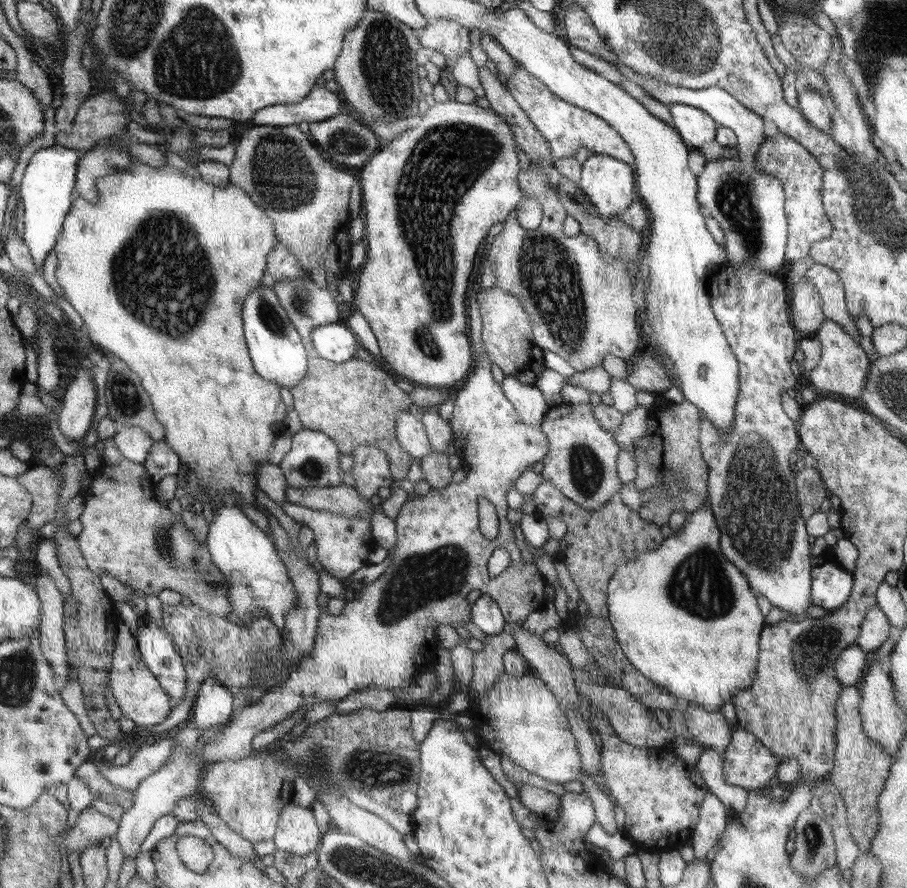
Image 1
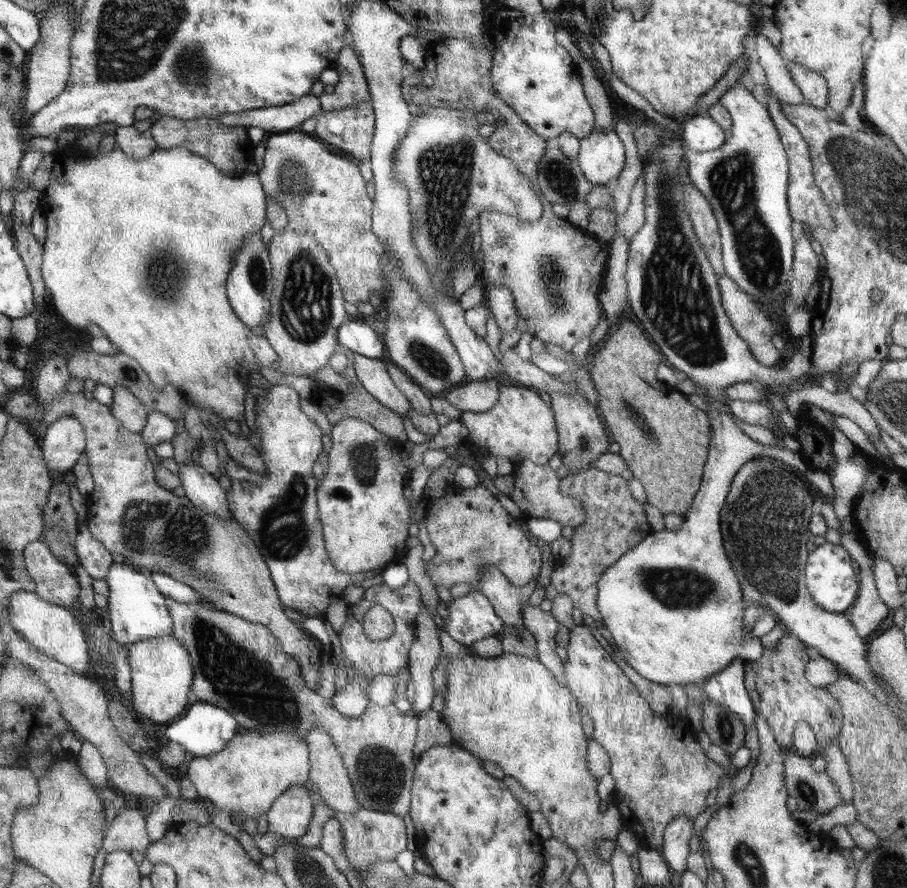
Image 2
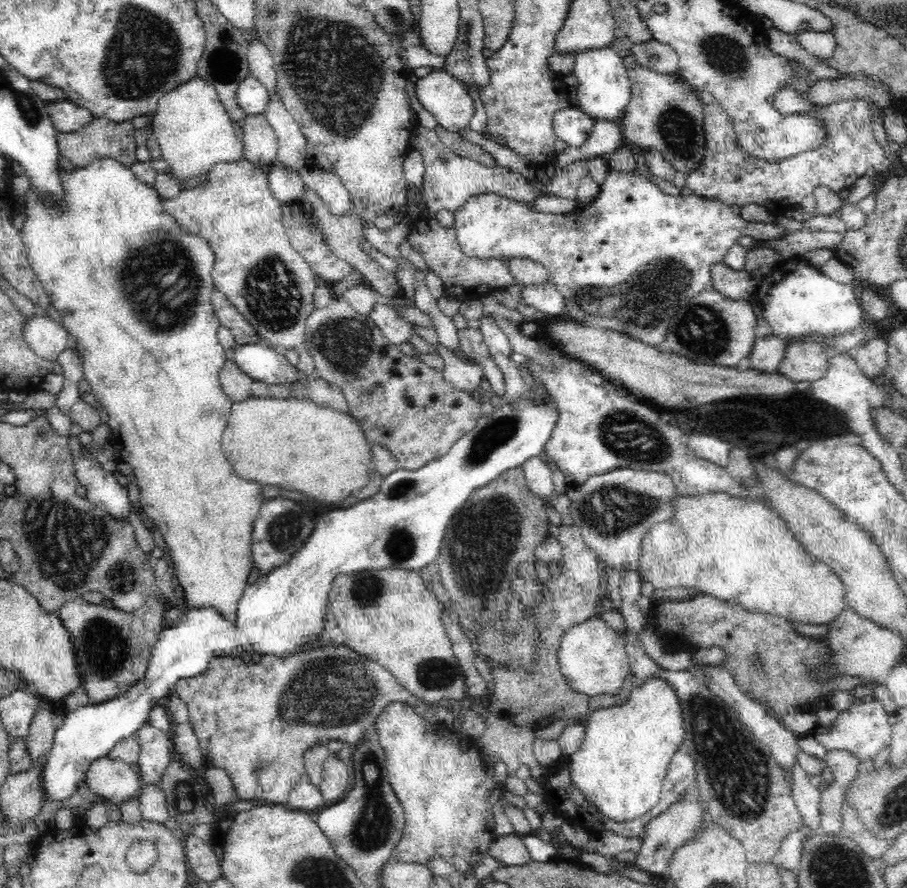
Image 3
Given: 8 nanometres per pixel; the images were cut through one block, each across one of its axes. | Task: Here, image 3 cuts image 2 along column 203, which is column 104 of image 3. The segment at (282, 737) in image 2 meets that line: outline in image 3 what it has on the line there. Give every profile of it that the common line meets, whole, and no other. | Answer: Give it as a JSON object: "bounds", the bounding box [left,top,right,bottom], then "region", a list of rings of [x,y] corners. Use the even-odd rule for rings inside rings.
{"bounds":[86,756,142,806],"region":[[[108,756],[94,760],[86,774],[90,792],[96,794],[98,802],[122,806],[142,794],[142,778],[138,764],[112,760]]]}

